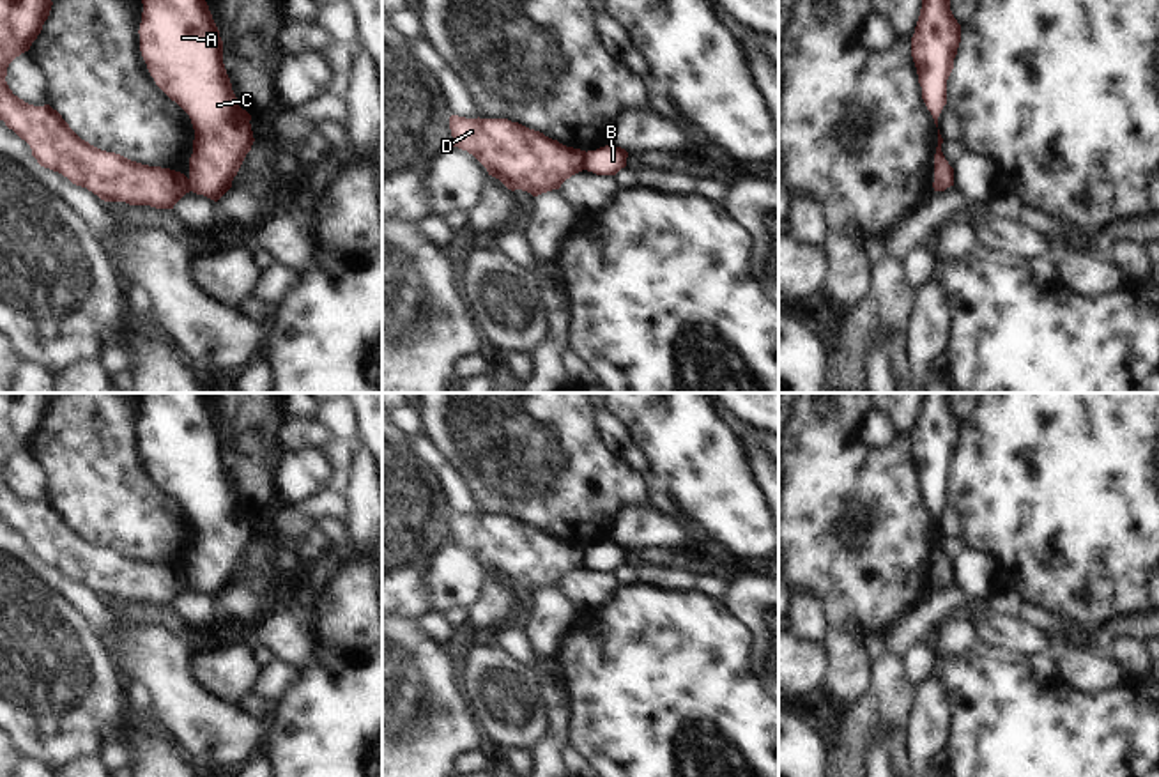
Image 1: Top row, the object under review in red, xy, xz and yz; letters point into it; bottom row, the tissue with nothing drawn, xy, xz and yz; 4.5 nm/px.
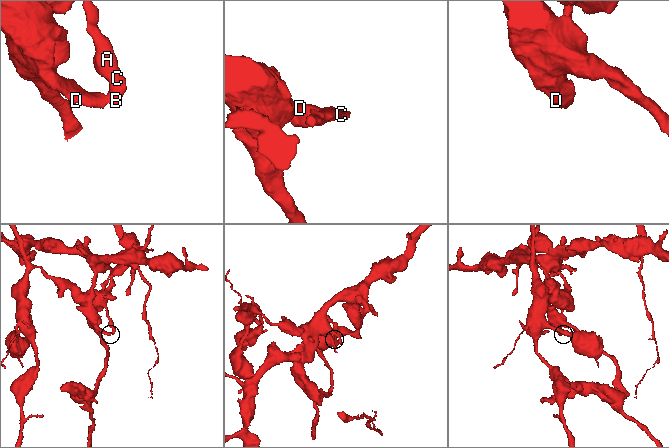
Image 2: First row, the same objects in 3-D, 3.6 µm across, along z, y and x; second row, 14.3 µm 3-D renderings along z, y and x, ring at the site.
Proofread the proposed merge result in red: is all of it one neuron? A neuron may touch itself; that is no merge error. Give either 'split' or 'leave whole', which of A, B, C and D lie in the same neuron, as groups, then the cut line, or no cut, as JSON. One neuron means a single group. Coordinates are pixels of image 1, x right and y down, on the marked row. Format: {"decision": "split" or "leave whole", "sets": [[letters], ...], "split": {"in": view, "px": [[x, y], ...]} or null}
{"decision": "split", "sets": [["A", "B", "C"], ["D"]], "split": {"in": "xz", "px": [[588, 153], [584, 169]]}}

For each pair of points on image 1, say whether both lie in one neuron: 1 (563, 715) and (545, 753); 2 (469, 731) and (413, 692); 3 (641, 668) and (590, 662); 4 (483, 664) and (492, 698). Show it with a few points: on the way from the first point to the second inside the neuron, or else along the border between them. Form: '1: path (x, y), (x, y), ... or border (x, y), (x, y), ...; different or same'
1: path (560, 724), (554, 744); same
2: path (455, 730), (427, 703); same
3: path (629, 668), (602, 666); same
4: path (491, 673), (492, 689); same

